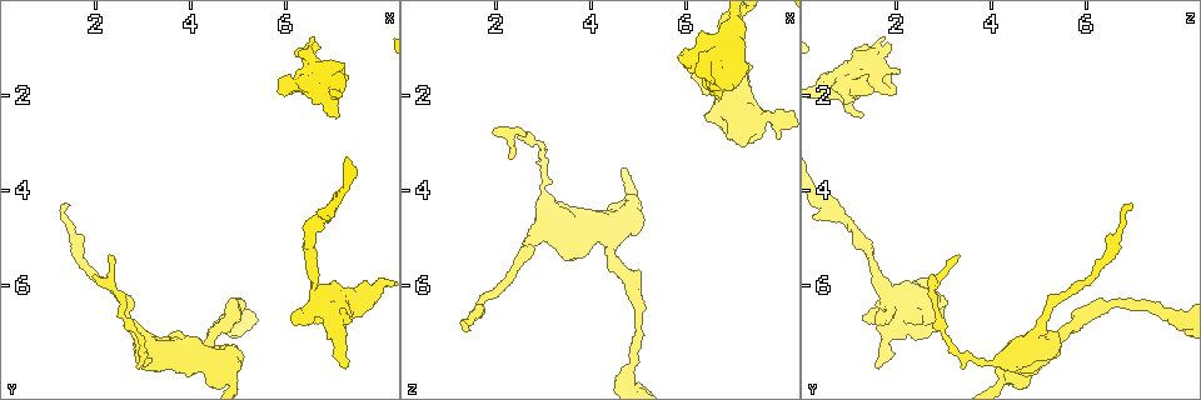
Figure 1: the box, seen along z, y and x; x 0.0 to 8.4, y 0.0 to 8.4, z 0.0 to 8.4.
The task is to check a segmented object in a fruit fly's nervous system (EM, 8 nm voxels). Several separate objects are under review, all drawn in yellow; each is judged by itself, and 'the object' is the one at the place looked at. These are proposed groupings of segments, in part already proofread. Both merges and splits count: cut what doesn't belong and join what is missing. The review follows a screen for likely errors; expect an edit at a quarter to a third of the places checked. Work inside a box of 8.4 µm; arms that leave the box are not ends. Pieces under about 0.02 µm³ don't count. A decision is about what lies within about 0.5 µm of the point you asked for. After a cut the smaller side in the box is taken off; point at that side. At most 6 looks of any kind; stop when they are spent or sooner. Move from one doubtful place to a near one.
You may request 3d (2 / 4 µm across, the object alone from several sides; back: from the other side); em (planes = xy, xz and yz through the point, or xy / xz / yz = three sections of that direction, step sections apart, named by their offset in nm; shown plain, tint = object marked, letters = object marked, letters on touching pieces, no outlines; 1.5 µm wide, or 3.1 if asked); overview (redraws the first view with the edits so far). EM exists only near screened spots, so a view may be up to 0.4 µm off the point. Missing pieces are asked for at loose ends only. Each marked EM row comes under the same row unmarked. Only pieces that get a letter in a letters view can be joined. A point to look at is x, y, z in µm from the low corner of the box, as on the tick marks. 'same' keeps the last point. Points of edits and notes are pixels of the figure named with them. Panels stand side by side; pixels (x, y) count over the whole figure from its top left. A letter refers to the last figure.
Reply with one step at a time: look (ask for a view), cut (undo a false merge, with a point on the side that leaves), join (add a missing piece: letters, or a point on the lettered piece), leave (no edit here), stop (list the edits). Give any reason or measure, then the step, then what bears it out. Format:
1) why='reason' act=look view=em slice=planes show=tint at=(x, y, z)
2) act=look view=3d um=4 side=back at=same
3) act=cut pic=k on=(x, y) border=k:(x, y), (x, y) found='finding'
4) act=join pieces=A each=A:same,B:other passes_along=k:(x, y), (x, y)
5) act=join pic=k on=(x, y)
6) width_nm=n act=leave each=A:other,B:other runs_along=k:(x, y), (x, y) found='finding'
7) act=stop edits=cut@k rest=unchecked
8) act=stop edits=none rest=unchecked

why='tapers out' act=look view=em slice=planes show=letters at=(1.35, 4.30, 6.90)

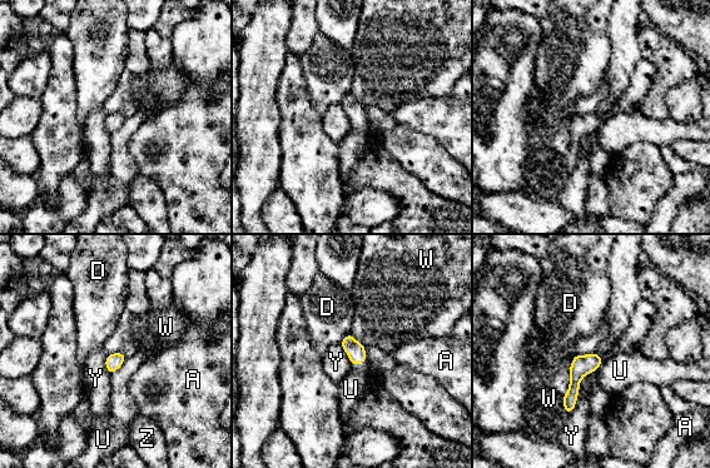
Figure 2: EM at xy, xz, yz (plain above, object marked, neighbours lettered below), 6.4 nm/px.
act=leave each=A:other,D:other,U:other,W:other,Y:other,Z:other border=2:(579, 391), (576, 406), (566, 414) found='no lettered piece goes on from it'

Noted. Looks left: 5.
why='an open end' act=look view=em slice=yz step=8 show=letters at=(7.00, 1.50, 1.85)

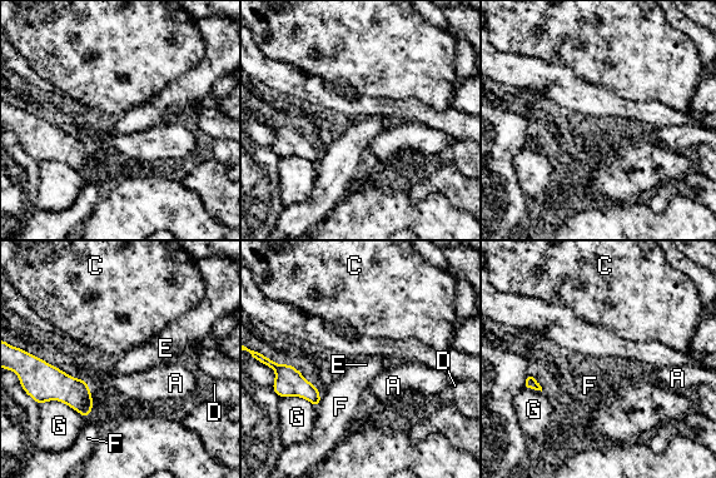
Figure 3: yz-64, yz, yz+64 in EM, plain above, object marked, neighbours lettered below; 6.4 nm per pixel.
why='cut it another way' act=look view=em slice=planes show=letters at=same

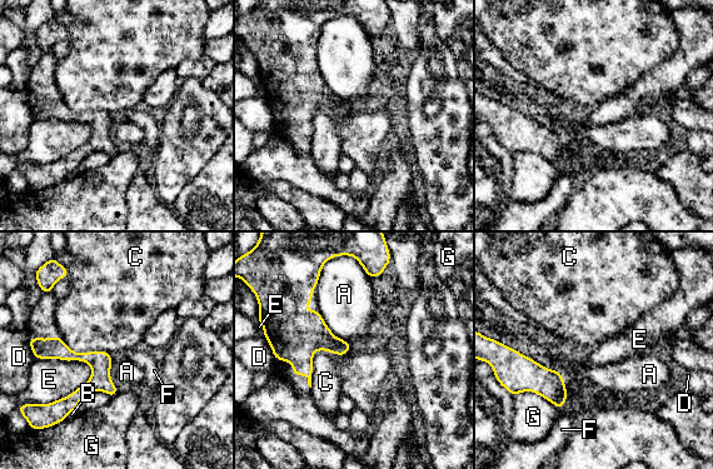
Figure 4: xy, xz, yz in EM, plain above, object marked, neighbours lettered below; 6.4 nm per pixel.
act=leave each=A:other,B:other,C:other,D:other,E:other,F:other,G:other border=4:(350, 347), (317, 350), (310, 387) found='no lettered piece goes on from it'

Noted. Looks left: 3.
why='branch stops here' act=look view=em slice=planes show=letters at=(7.20, 7.75, 1.65)

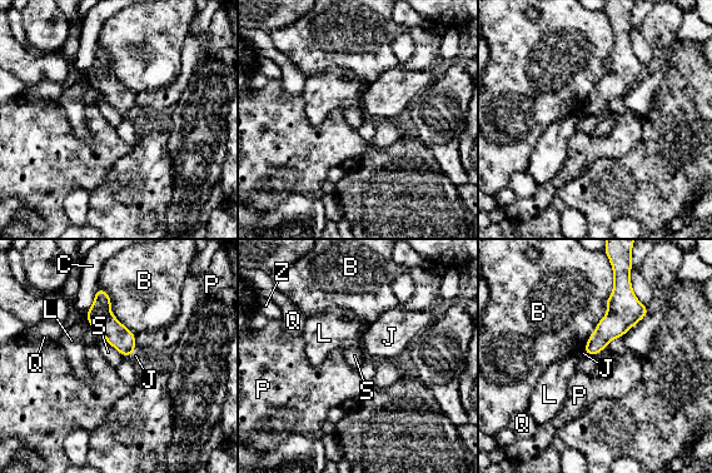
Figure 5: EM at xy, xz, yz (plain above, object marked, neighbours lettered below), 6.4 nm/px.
act=leave each=B:other,C:other,J:other,L:other,P:other,Q:other,S:other,Z:other found='none of them fits'

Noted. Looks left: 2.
act=stop edits=none rest=unchecked

